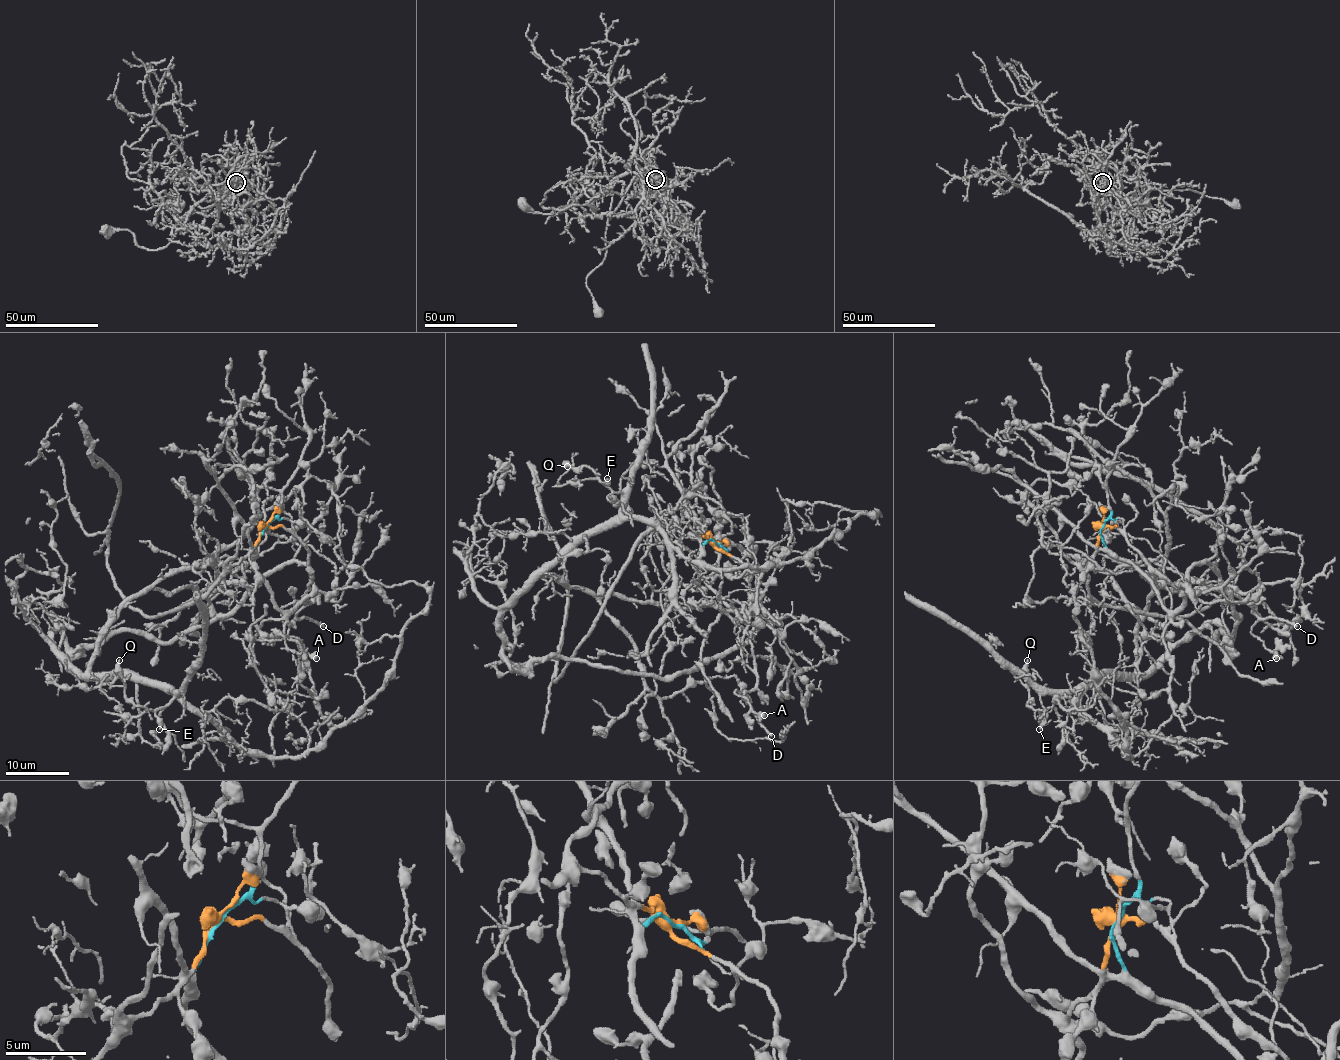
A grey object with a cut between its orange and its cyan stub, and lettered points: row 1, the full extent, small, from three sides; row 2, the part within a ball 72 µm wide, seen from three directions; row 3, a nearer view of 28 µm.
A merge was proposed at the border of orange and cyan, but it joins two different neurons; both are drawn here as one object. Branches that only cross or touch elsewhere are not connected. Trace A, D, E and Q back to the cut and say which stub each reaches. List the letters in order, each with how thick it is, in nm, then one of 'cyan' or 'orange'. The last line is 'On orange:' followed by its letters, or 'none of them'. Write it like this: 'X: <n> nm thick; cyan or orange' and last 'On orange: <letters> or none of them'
A: 700 nm thick; orange
D: 280 nm thick; orange
E: 280 nm thick; cyan
Q: 240 nm thick; cyan
On orange: A, D

